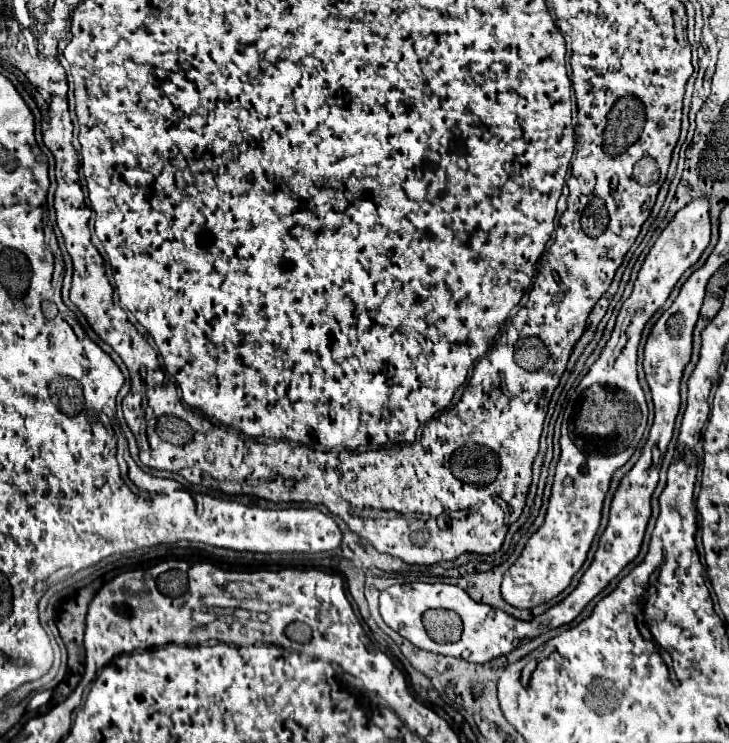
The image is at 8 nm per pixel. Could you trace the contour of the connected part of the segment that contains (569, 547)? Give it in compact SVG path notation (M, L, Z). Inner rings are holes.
M697 198L675 214L675 218L669 222L669 226L657 238L655 246L649 250L649 254L639 270L639 276L635 280L635 288L633 288L631 296L625 300L625 304L621 306L615 330L611 332L609 342L601 350L601 356L595 360L595 364L589 368L589 372L583 376L583 380L579 382L579 386L571 394L569 406L567 406L567 412L563 414L563 424L561 424L561 456L559 456L559 462L555 468L547 516L545 516L541 528L527 540L517 562L503 576L501 594L511 606L533 608L533 606L549 602L551 598L555 598L559 592L563 592L571 584L571 578L583 566L587 552L591 548L591 542L593 542L597 528L599 528L603 498L609 490L611 476L617 468L621 468L633 456L635 446L639 444L639 440L645 432L645 426L647 426L647 402L645 402L643 388L637 380L637 368L635 368L637 346L641 340L643 326L665 304L665 300L669 298L669 294L675 288L681 274L699 260L703 250L709 246L709 236L711 236L711 222L709 222L707 198Z

